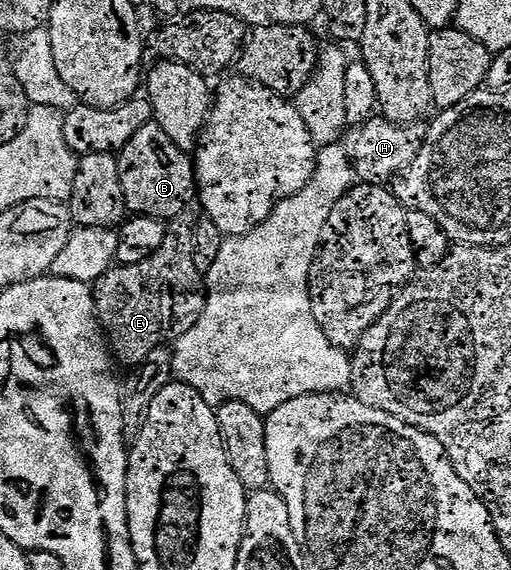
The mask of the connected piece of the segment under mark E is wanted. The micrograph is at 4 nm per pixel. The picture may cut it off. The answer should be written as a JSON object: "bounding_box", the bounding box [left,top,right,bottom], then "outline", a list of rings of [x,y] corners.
{"bounding_box":[93,211,207,367],"outline":[[[188,211],[182,213],[180,217],[170,218],[167,226],[167,234],[165,235],[165,243],[161,243],[161,247],[157,247],[157,251],[153,255],[149,255],[149,259],[145,259],[141,263],[133,263],[132,265],[116,264],[109,272],[94,282],[93,292],[95,295],[95,315],[99,318],[99,323],[103,327],[104,334],[109,342],[109,348],[120,362],[121,360],[127,364],[127,367],[141,365],[143,360],[152,353],[154,349],[162,349],[168,343],[175,342],[181,335],[185,335],[185,331],[189,331],[189,327],[193,327],[197,323],[197,319],[201,319],[201,315],[205,311],[205,303],[207,302],[207,291],[205,288],[204,274],[197,271],[197,259],[195,258],[195,222],[196,214]]]}

